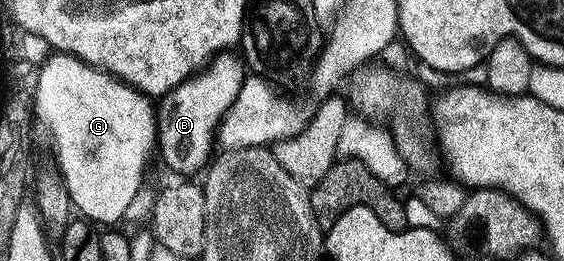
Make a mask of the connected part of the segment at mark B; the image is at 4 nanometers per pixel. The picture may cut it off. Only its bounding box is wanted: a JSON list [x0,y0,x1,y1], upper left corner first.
[156,52,247,176]

